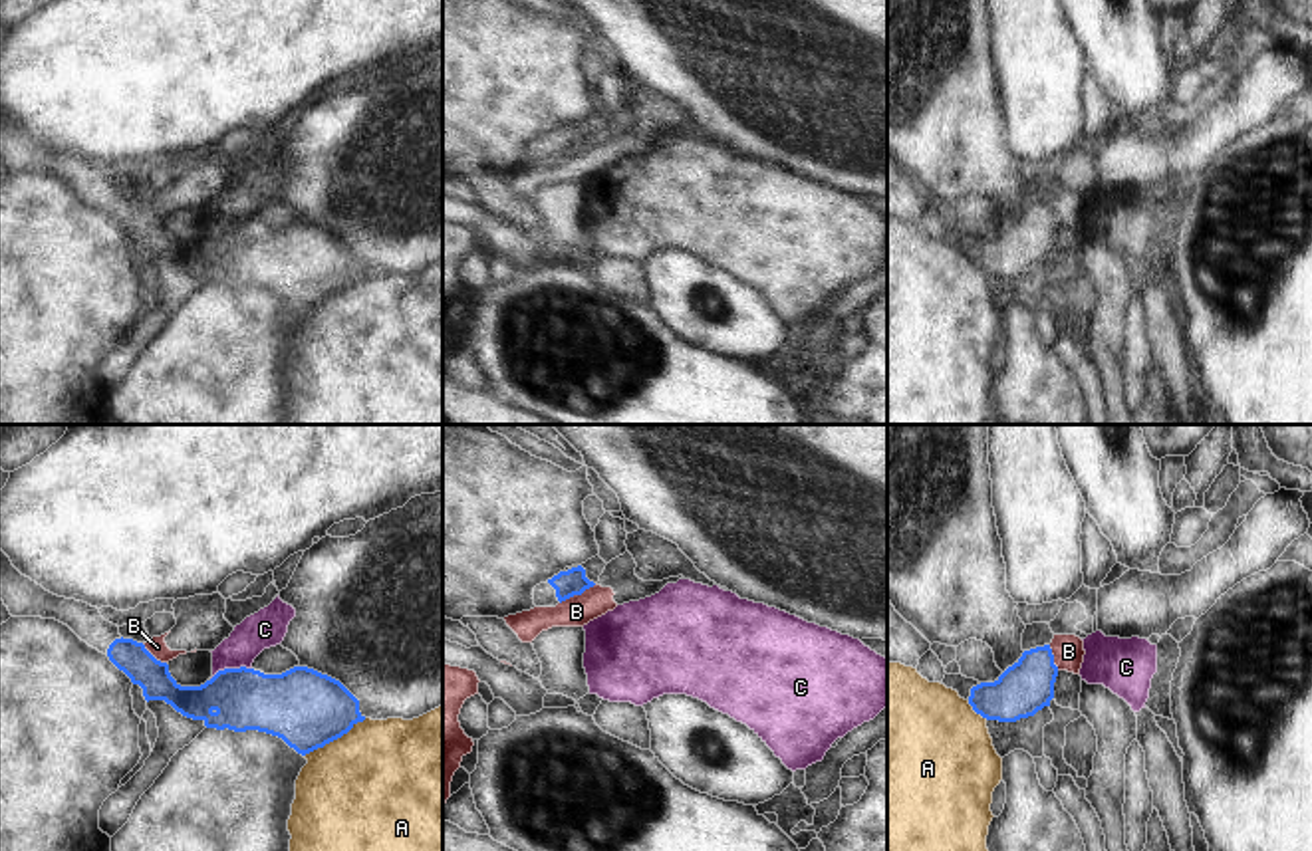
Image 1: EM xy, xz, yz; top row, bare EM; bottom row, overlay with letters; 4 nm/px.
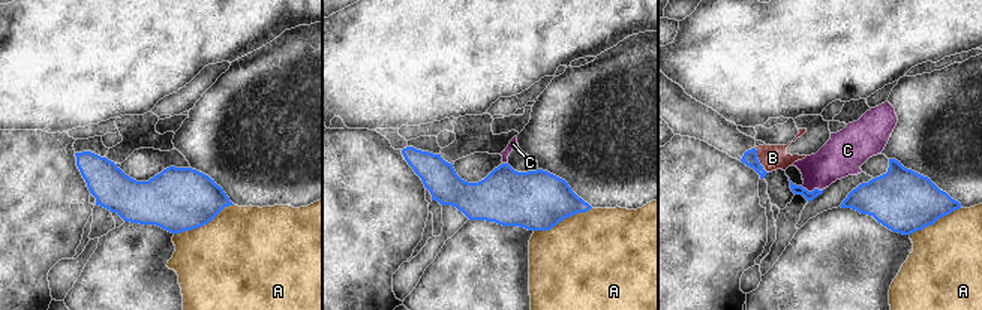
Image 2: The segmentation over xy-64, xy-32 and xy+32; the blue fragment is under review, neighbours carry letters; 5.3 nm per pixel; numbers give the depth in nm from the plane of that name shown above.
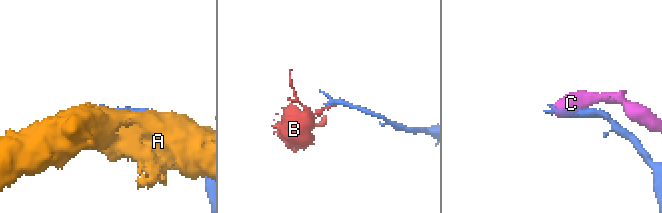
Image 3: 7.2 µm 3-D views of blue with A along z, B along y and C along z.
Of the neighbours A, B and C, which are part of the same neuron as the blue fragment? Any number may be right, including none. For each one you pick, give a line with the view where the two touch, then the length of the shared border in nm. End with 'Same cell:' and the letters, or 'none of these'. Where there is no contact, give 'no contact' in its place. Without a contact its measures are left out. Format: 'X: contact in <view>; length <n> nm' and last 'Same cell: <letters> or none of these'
Same cell: none of these

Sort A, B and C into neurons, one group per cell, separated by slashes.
A / B / C

